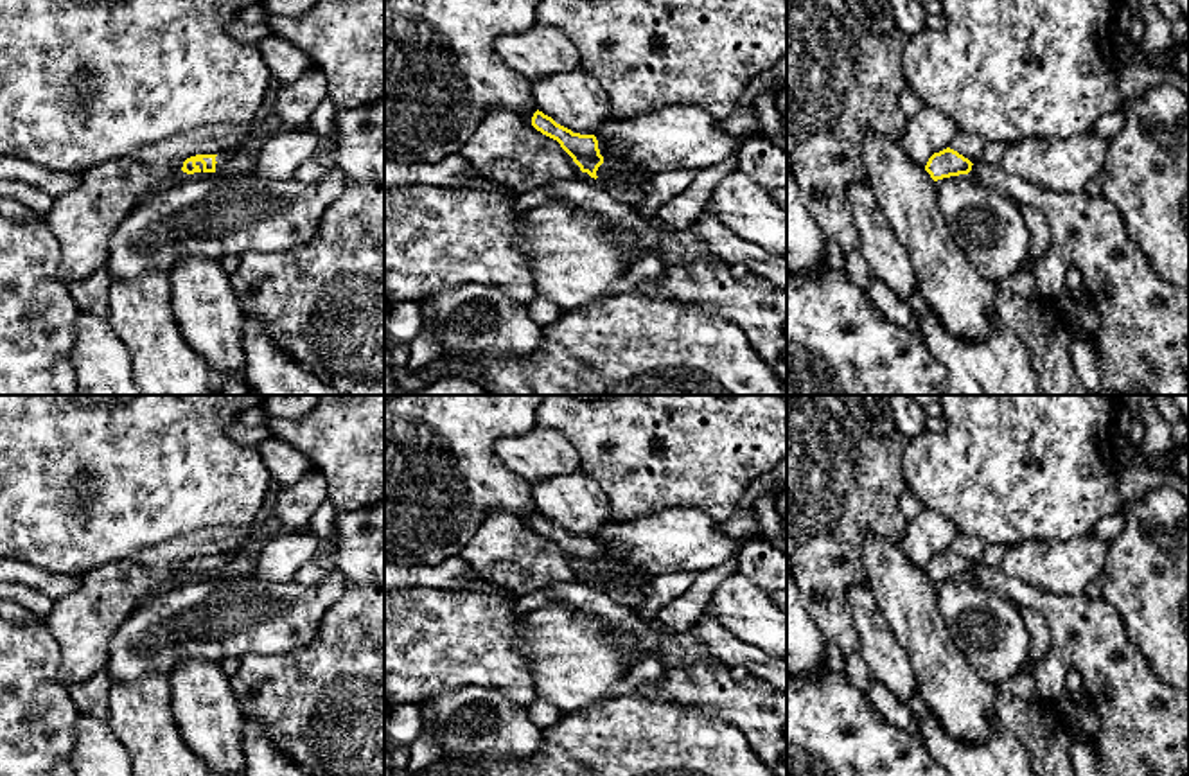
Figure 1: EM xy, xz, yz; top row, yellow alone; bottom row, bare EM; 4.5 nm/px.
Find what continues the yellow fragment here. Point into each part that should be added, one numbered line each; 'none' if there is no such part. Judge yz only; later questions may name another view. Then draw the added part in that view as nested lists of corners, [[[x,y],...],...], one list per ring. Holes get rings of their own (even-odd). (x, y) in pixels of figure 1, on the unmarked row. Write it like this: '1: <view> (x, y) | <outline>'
none

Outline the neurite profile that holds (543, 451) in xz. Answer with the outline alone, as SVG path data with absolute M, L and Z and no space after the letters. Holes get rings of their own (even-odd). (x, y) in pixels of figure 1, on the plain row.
M539 424L524 435L501 438L496 453L508 471L530 481L582 471L573 442L564 433Z

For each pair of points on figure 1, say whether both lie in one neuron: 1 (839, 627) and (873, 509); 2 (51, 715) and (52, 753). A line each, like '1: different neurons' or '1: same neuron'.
1: same neuron
2: same neuron

